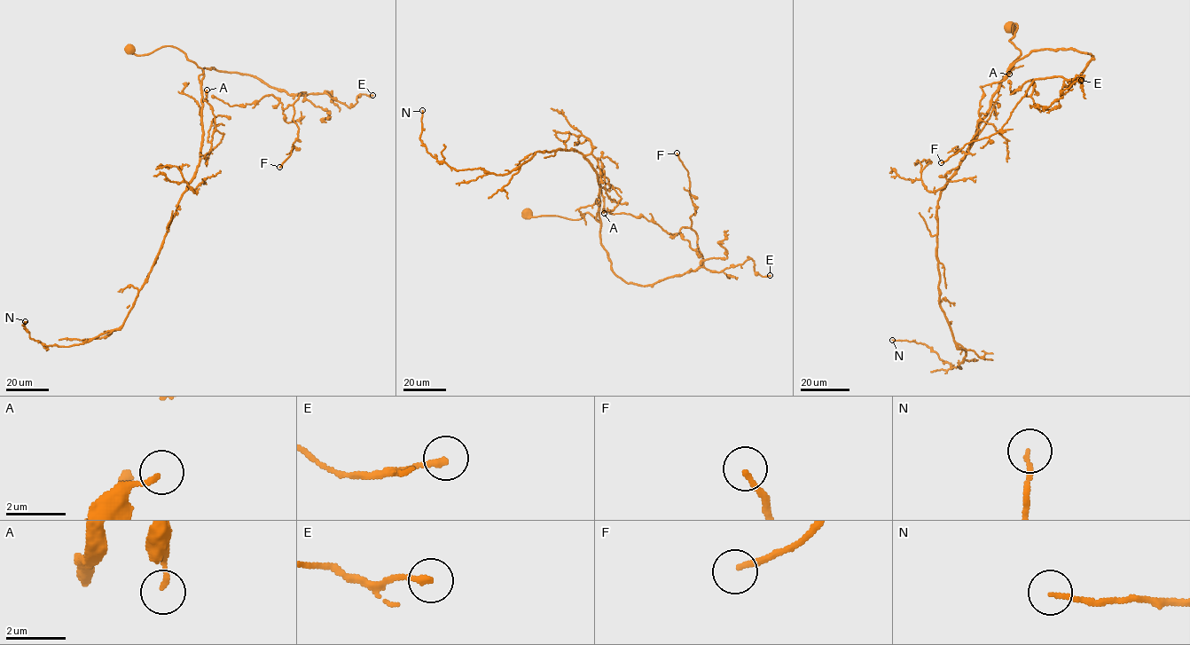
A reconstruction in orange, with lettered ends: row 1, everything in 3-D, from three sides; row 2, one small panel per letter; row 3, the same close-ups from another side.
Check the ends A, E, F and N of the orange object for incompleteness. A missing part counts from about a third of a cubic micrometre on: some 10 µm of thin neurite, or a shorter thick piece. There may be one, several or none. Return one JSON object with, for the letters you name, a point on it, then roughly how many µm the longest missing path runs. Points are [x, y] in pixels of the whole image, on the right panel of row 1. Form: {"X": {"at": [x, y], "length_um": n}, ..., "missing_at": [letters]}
{"F": {"at": [941, 162], "length_um": 8}, "missing_at": ["F"]}

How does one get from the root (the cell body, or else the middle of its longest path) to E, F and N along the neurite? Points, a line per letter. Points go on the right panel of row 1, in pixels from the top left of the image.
E: (1011, 27), (1021, 55), (1010, 66), (1032, 51), (1076, 49), (1092, 56), (1062, 92), (1081, 80)
F: (1011, 27), (1021, 55), (1010, 66), (1046, 49), (1092, 58), (1076, 80), (1036, 78), (998, 131), (941, 162)
N: (1011, 27), (1021, 55), (936, 205), (939, 304), (966, 351), (960, 368), (924, 343), (892, 340)

